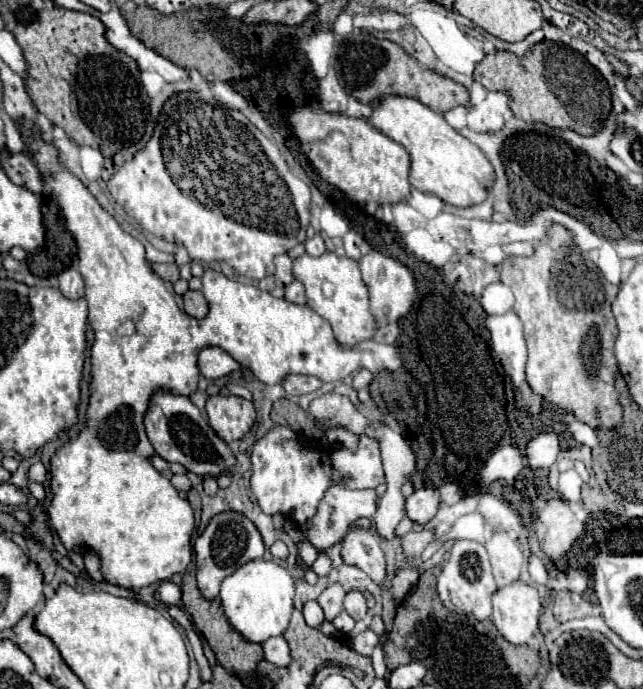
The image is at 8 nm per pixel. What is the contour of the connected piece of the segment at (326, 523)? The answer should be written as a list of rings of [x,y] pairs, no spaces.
[[[332,484],[324,498],[320,500],[318,508],[316,508],[316,514],[312,518],[312,524],[310,528],[306,530],[306,538],[308,542],[318,548],[320,552],[332,548],[334,544],[342,542],[342,538],[346,536],[348,532],[348,526],[356,520],[356,518],[372,518],[374,512],[376,512],[376,502],[378,502],[378,496],[374,490],[352,490],[352,488],[346,488],[342,484]]]

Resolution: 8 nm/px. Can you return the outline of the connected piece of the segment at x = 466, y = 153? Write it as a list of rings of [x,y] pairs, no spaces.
[[[386,96],[374,108],[368,122],[410,152],[410,184],[416,190],[434,194],[456,208],[470,208],[486,200],[488,188],[494,184],[492,164],[486,160],[482,150],[458,134],[442,114],[430,110],[414,98]]]

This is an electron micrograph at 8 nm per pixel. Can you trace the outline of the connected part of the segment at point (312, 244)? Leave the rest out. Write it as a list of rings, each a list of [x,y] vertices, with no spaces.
[[[316,234],[316,236],[310,238],[310,240],[306,240],[304,246],[306,246],[306,252],[308,252],[310,256],[322,256],[322,254],[326,252],[326,248],[324,248],[324,240],[322,240],[320,234]]]

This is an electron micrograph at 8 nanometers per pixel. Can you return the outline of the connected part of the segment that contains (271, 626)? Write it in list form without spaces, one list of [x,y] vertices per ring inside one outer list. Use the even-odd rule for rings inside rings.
[[[264,555],[260,559],[263,560],[252,560],[240,566],[234,574],[224,578],[220,588],[220,604],[226,620],[246,642],[256,642],[256,644],[262,644],[264,640],[272,636],[282,636],[286,632],[290,614],[296,609],[294,590],[297,593],[298,584],[295,578],[304,579],[303,573],[293,573],[292,569],[295,565],[293,560],[290,560],[290,568],[288,568],[282,564],[274,564],[274,560],[264,560]]]

